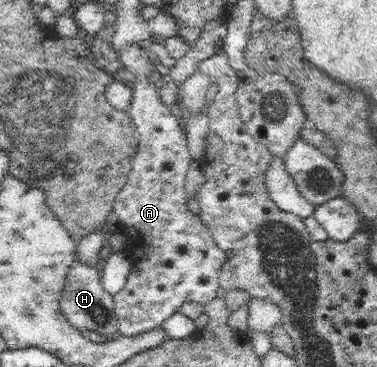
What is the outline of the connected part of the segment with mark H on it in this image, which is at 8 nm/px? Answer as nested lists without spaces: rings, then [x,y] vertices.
[[[76,256],[76,261],[66,276],[66,284],[59,302],[60,312],[68,319],[70,325],[80,332],[90,330],[112,337],[119,333],[119,325],[114,314],[113,294],[104,289],[100,279],[100,266],[82,263]]]

